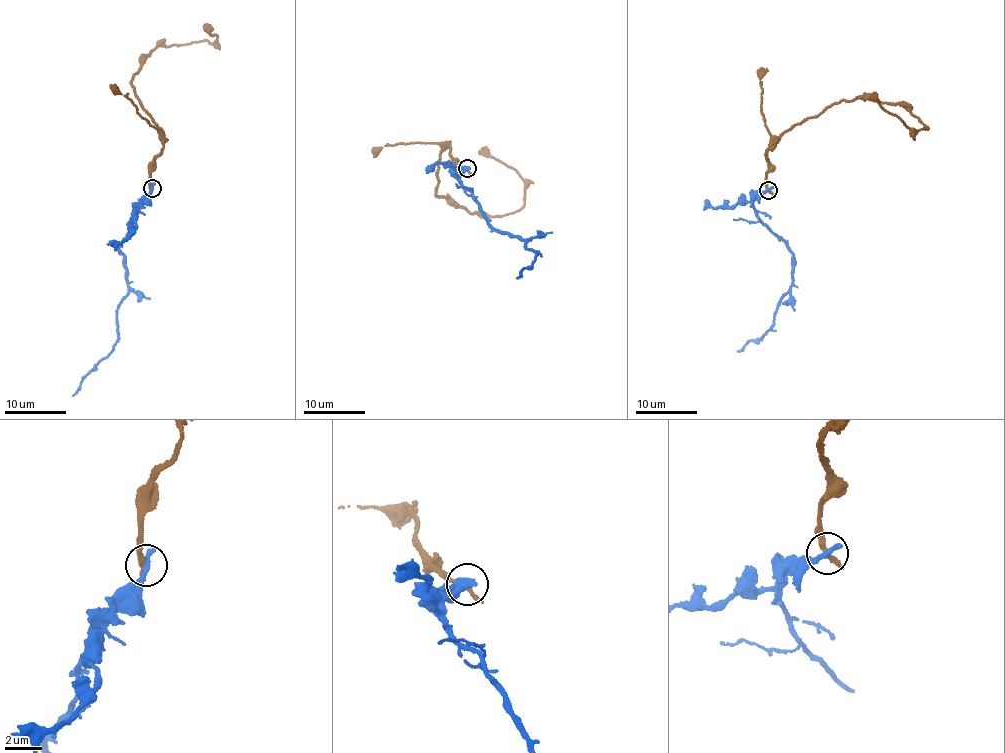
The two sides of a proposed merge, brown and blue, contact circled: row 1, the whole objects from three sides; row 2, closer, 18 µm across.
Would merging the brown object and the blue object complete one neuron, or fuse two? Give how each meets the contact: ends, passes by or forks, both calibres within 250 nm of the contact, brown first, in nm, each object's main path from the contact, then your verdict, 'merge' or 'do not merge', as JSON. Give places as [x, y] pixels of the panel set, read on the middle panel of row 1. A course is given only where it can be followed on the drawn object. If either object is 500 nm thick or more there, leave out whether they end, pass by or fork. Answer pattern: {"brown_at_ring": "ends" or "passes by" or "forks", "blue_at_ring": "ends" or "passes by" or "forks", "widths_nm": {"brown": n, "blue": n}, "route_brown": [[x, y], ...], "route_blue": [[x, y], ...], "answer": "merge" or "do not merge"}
{"brown_at_ring": "ends", "blue_at_ring": "ends", "widths_nm": {"brown": 320, "blue": 360}, "route_brown": [[466, 169], [449, 155], [447, 143], [436, 195], [471, 213], [520, 210], [521, 177], [478, 152]], "route_blue": [[466, 169], [458, 176], [485, 219], [493, 227], [528, 240], [526, 247], [538, 253], [517, 279]], "answer": "do not merge"}

